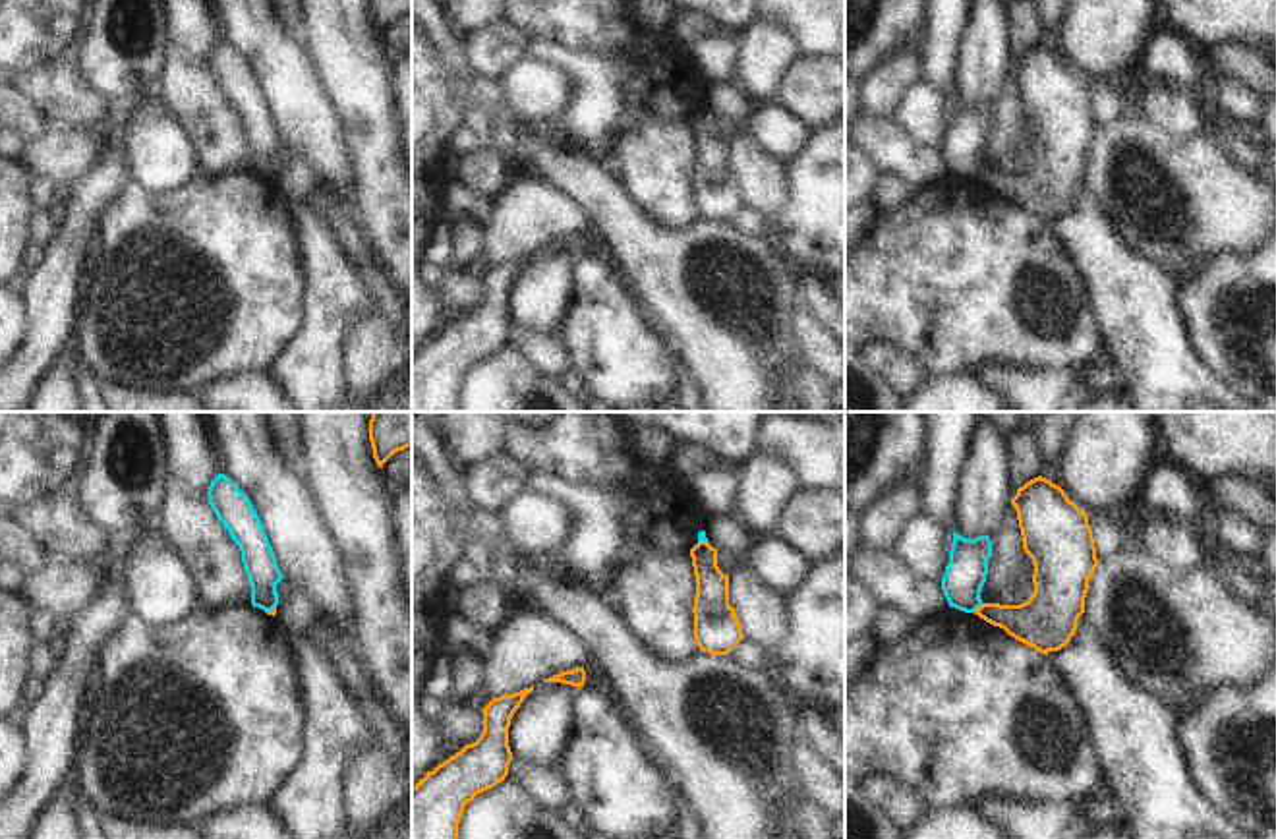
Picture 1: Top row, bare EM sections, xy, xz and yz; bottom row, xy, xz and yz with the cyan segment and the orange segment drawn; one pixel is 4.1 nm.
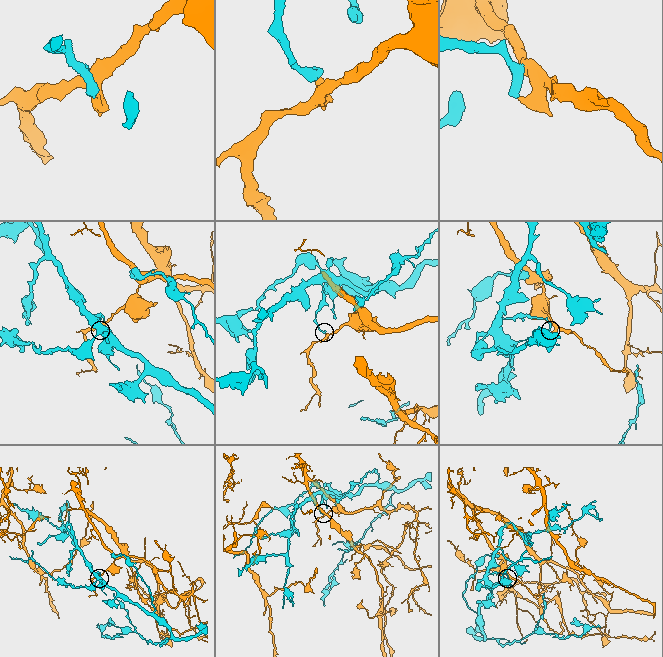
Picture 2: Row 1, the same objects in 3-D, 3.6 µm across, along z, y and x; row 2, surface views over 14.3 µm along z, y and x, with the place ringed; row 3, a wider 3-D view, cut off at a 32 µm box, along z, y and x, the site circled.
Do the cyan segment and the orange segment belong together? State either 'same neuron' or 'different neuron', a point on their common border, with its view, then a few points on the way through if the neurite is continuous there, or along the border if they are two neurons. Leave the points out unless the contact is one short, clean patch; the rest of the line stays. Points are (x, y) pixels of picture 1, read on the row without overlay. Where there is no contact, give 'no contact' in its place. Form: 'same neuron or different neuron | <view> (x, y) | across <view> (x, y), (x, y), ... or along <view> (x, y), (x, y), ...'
different neuron | yz (977, 174) | along yz (983, 171), (973, 178)

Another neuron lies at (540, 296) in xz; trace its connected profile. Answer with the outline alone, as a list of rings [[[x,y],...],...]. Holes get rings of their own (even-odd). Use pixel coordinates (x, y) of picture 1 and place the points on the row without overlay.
[[[537,249],[514,278],[508,313],[514,327],[559,338],[574,294],[576,253]]]

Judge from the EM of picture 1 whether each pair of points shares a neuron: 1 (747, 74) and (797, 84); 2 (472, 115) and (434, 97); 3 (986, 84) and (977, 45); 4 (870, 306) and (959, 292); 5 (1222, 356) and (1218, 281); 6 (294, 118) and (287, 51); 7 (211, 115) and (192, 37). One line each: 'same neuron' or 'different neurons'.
1: different neurons
2: different neurons
3: same neuron
4: same neuron
5: same neuron
6: same neuron
7: same neuron

